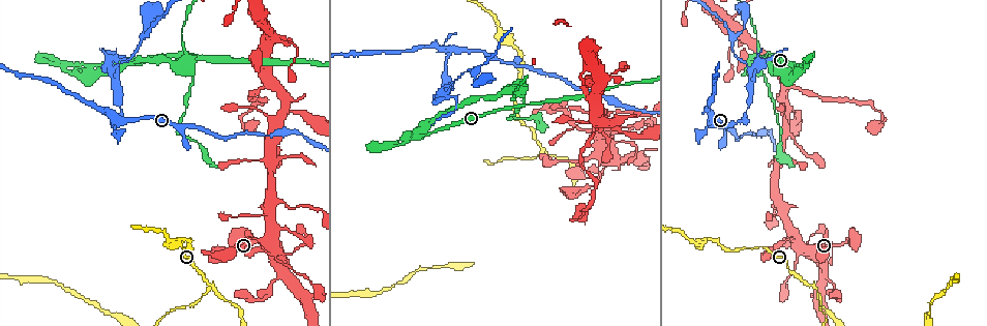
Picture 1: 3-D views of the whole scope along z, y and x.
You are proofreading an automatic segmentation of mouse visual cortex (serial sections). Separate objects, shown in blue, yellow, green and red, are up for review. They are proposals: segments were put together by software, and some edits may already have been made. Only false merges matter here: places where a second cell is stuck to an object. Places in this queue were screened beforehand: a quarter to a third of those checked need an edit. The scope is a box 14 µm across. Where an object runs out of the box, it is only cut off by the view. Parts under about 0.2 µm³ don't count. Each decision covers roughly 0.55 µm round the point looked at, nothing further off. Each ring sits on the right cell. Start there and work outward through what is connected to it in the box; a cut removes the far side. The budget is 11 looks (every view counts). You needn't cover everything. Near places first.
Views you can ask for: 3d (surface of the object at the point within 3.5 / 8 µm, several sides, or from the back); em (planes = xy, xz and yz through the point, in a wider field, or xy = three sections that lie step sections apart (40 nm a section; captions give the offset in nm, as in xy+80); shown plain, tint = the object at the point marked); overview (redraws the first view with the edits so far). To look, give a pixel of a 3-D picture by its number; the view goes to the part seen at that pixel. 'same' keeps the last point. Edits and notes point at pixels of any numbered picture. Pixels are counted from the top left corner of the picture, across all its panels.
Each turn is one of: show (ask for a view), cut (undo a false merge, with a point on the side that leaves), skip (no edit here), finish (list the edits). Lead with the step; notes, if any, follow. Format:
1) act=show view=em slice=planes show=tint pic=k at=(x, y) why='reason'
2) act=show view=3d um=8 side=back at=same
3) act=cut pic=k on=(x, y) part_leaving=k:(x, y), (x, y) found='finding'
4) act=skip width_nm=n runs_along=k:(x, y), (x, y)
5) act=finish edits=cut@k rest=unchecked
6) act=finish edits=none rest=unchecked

act=show view=3d um=8 pic=1 at=(116, 124) why='calibre changes'

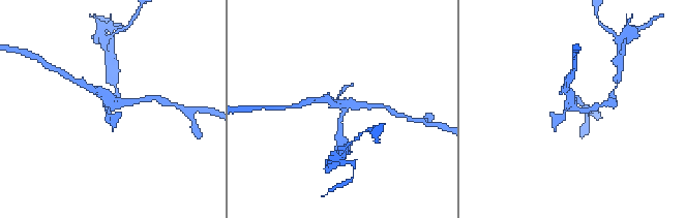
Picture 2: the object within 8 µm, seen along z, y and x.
act=show view=em slice=planes show=tint pic=2 at=(344, 105) why='shape alone is not enough'

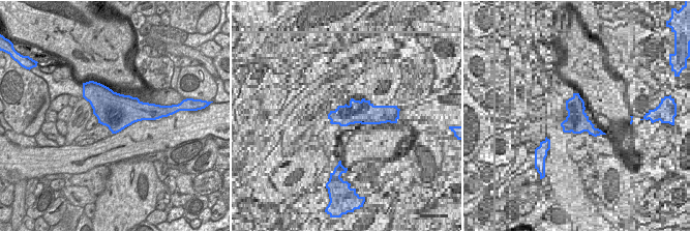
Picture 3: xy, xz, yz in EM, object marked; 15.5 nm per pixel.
act=skip runs_along=2:(373, 105), (345, 105), (339, 131) found='one cell here'

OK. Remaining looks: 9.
act=show view=3d um=8 side=back pic=1 at=(92, 72) why='abrupt turn'

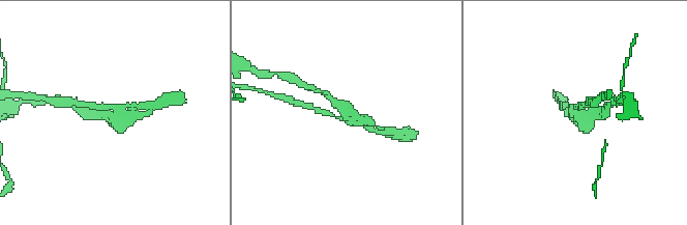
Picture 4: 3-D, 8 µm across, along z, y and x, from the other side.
act=show view=em slice=xy step=2 show=tint pic=4 at=(573, 111) why='now the EM'

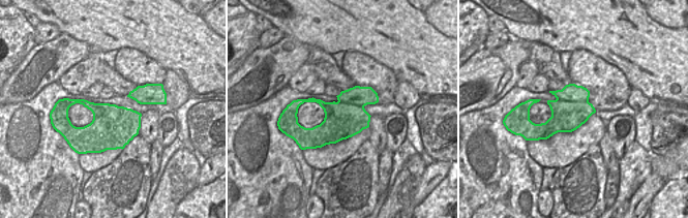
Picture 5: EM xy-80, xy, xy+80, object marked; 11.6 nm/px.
act=cut pic=4 on=(593, 113) found='two cells meet here'

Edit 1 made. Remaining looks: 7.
act=show view=3d um=8 pic=1 at=(822, 266) why='three-way junction'

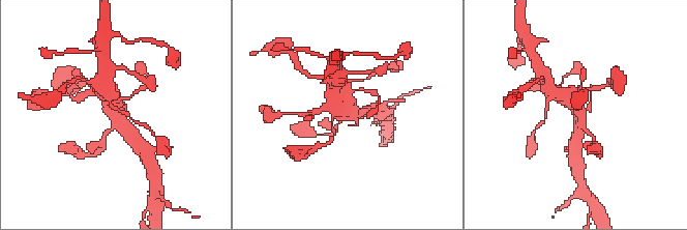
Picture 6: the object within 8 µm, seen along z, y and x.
act=show view=em slice=xy step=5 show=tint pic=6 at=(579, 113)

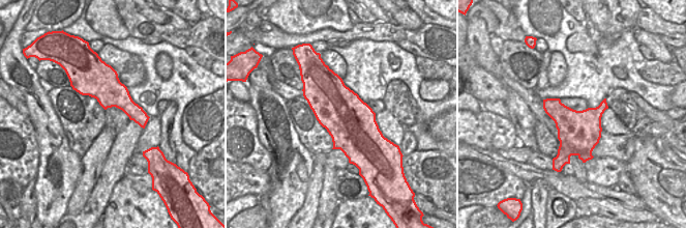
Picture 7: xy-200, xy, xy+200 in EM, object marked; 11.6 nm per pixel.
act=skip runs_along=6:(98, 92), (136, 139) found='continuous, no second cell'

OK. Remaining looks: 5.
act=show view=overview

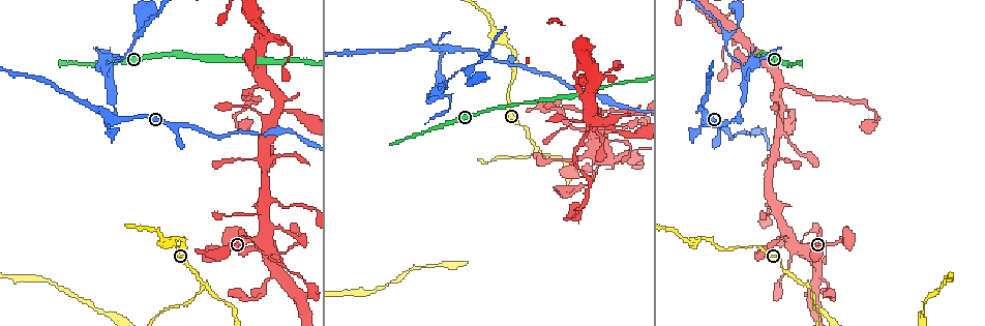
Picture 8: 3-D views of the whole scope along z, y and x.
act=show view=3d um=3.5 pic=8 at=(535, 148) why='three-way junction'

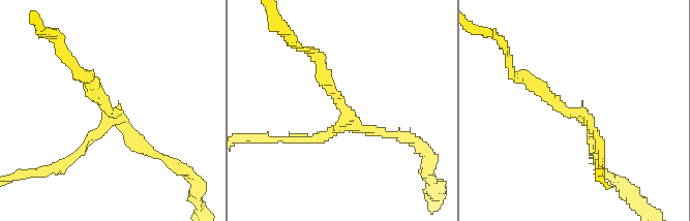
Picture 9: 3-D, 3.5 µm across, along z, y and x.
act=show view=em slice=xy step=1 show=tint pic=9 at=(116, 113) arms=3 arm_widths_nm=150,150,200

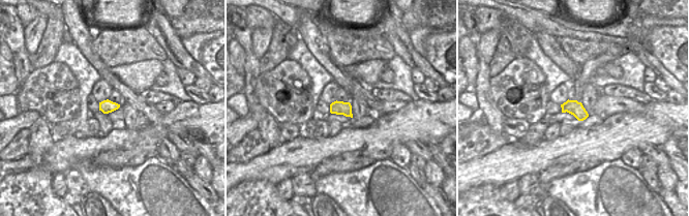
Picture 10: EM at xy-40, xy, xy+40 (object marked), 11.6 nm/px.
act=cut pic=9 on=(600, 141) part_leaving=9:(108, 118), (72, 159), (37, 171) found='two cells meet here'

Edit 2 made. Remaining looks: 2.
act=finish edits=cut@4,cut@9 rest=unchecked

